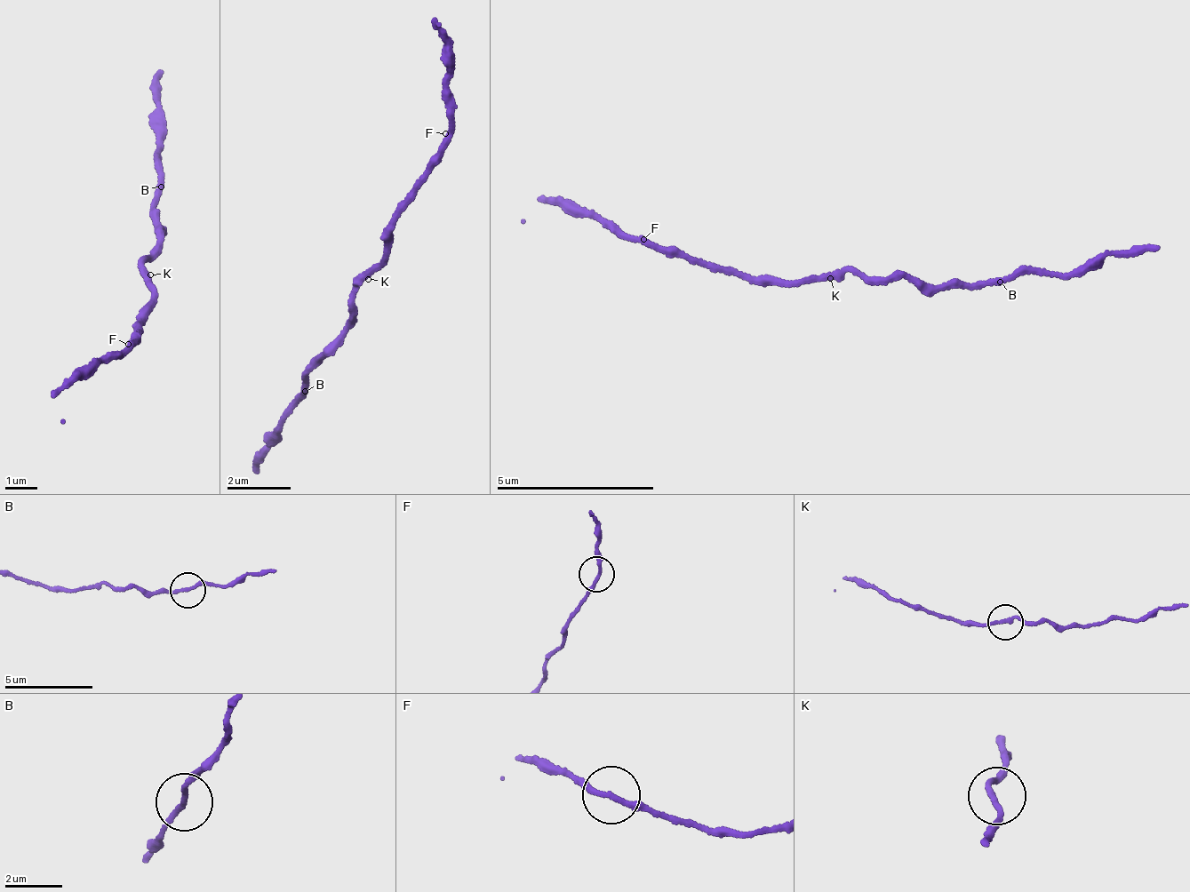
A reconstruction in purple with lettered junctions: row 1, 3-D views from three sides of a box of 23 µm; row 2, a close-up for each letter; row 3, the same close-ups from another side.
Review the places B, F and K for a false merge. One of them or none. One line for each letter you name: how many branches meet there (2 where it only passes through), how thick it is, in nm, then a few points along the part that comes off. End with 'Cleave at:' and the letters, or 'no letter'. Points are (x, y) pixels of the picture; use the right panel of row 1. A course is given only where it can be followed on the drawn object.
Cleave at: no letter

